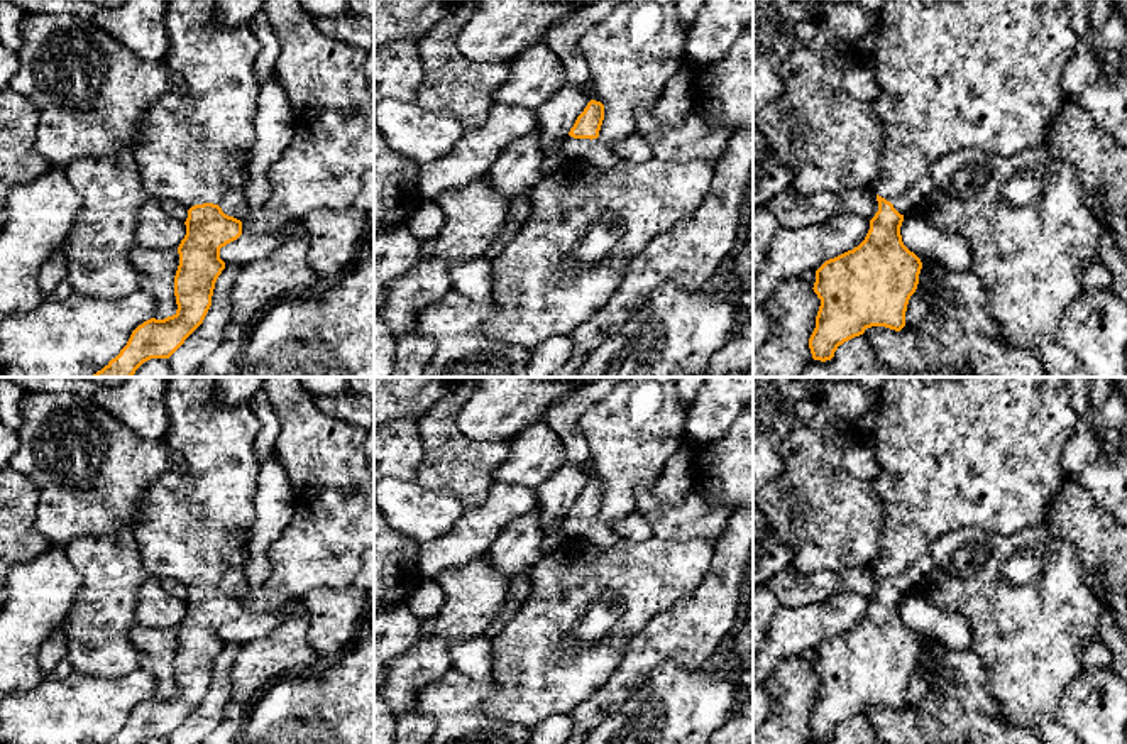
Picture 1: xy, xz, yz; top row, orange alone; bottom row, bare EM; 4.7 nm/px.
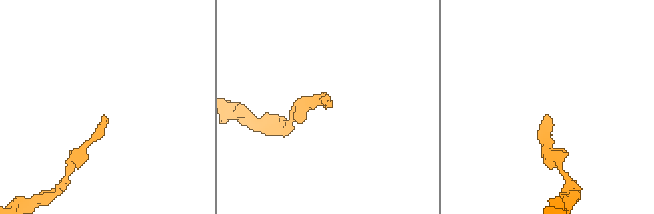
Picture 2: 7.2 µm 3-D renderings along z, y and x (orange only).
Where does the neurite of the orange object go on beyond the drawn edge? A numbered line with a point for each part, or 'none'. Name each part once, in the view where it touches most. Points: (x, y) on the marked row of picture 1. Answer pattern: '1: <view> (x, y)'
1: yz (953, 73)

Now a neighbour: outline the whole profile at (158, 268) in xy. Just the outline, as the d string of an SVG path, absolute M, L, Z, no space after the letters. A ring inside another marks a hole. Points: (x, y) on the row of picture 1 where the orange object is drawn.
M135 247L130 252L130 259L140 272L142 291L157 301L154 318L164 320L176 315L174 276L179 265L178 247L164 250Z

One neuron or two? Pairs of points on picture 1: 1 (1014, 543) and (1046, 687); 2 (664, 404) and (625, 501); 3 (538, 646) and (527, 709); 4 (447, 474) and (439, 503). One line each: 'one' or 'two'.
1: one
2: one
3: one
4: two

